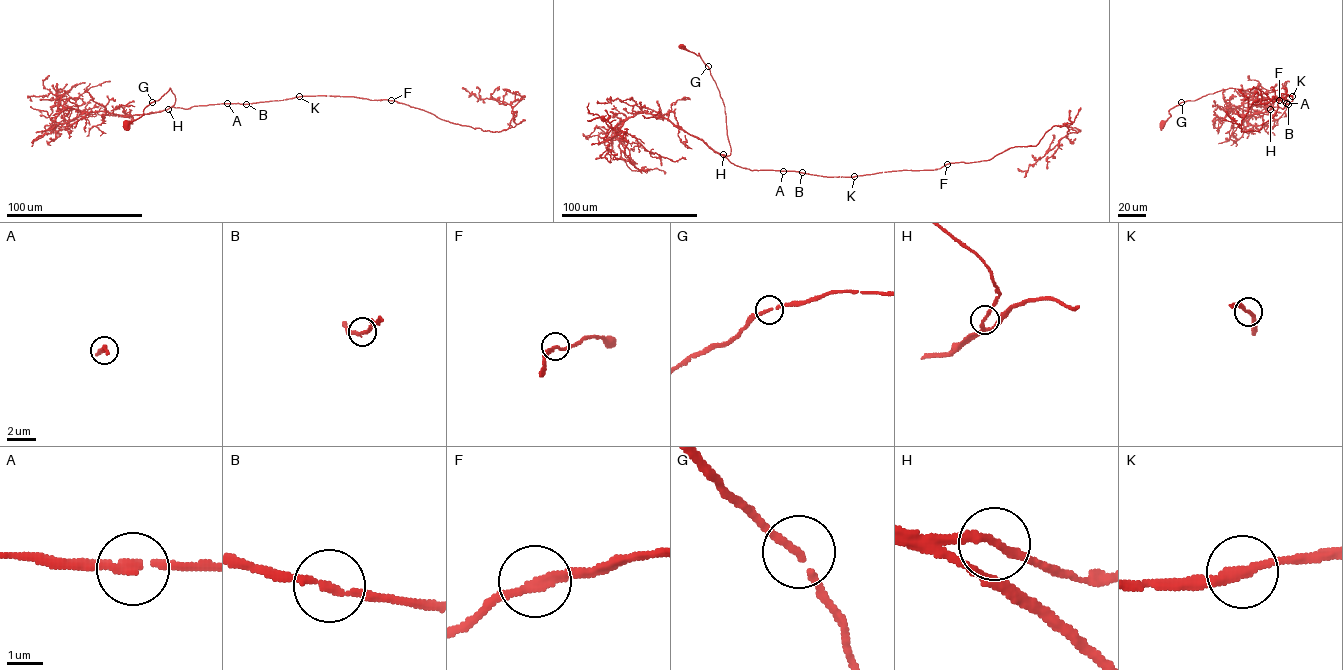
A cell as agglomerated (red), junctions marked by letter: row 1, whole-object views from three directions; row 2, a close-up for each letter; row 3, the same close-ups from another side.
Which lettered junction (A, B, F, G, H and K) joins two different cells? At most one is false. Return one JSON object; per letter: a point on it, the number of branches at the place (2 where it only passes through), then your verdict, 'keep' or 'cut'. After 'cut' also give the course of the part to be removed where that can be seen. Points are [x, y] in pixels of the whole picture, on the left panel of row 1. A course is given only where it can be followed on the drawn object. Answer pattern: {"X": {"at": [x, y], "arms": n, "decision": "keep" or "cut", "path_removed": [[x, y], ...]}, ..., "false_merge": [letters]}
{"A": {"at": [227, 103], "arms": 2, "decision": "keep"}, "B": {"at": [246, 104], "arms": 2, "decision": "keep"}, "F": {"at": [391, 100], "arms": 2, "decision": "keep"}, "G": {"at": [152, 102], "arms": 2, "decision": "keep"}, "H": {"at": [168, 109], "arms": 2, "decision": "keep"}, "K": {"at": [299, 96], "arms": 2, "decision": "keep"}, "false_merge": []}

